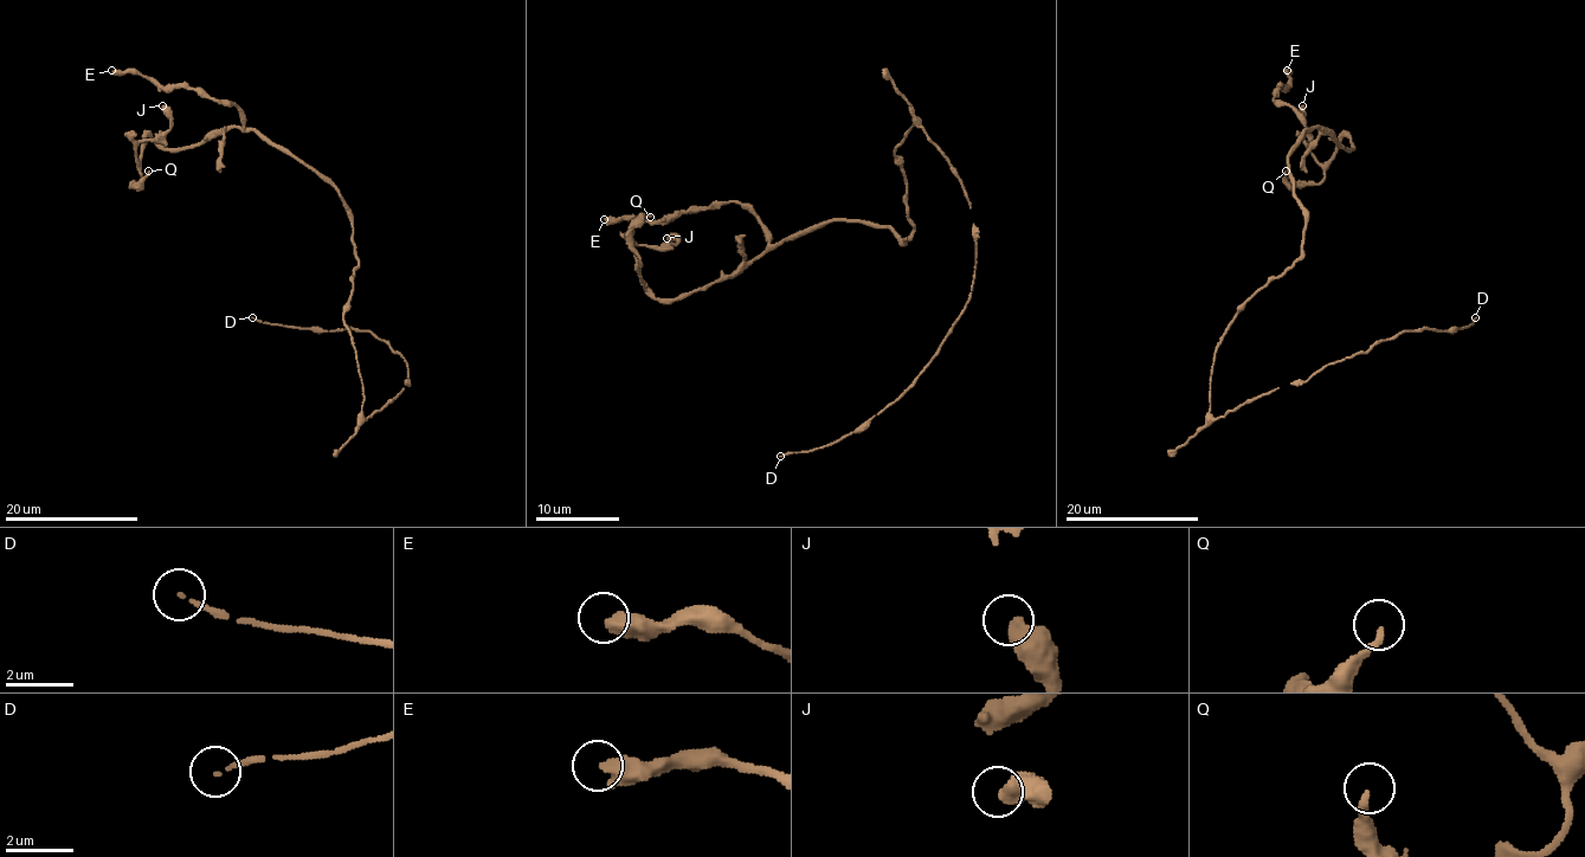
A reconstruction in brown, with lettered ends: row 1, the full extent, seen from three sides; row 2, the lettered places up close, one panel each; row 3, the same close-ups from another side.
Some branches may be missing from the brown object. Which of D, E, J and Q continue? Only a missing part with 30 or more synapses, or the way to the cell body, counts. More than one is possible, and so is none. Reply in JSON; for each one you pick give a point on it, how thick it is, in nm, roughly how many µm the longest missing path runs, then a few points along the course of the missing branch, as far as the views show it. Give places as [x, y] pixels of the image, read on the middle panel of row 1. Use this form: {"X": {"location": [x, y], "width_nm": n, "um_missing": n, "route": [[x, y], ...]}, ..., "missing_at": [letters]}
{"D": {"location": [780, 456], "width_nm": 110, "um_missing": 200}, "missing_at": ["D"]}

